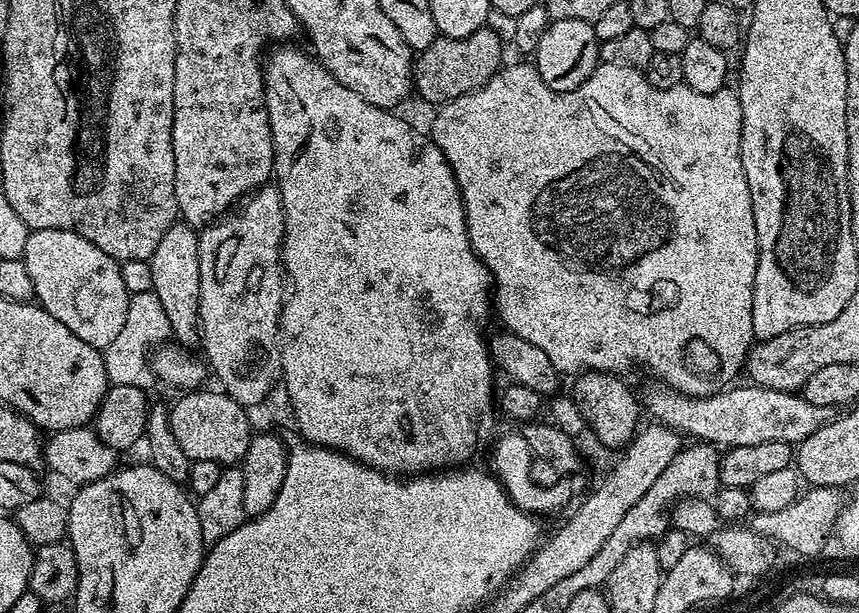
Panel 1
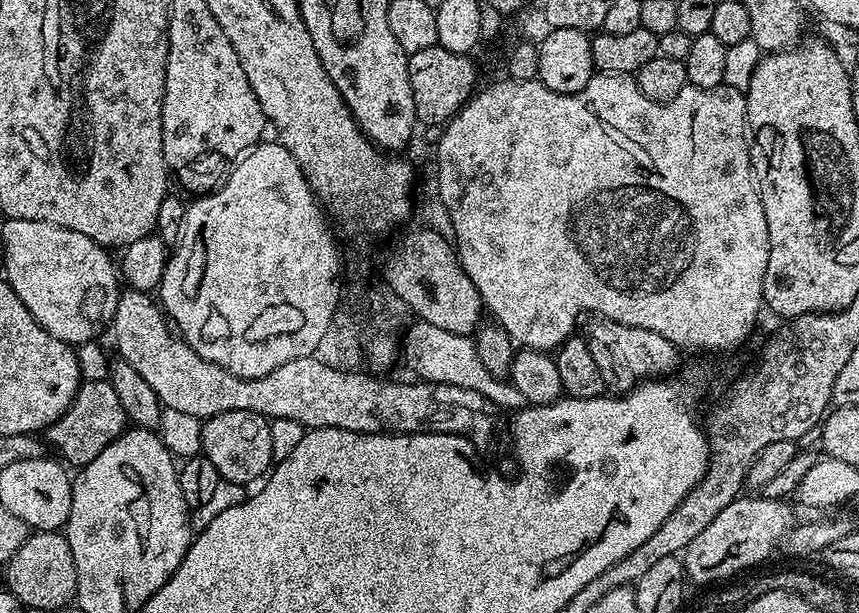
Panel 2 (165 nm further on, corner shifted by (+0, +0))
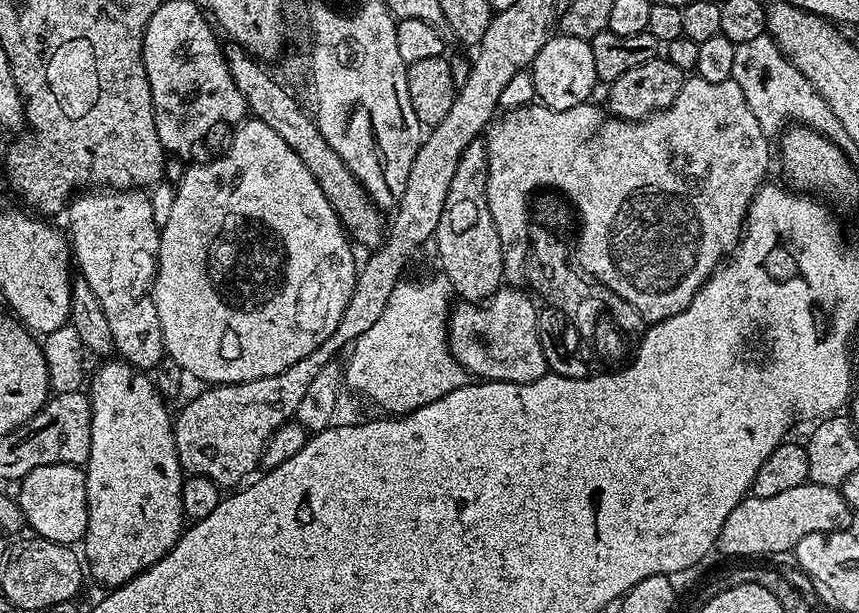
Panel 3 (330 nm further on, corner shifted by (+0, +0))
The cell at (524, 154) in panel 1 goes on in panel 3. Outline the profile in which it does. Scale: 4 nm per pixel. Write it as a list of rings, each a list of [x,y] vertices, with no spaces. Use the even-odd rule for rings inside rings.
[[[693,75],[691,78],[685,79],[682,90],[678,90],[678,98],[674,98],[674,102],[669,108],[655,112],[653,116],[648,116],[645,120],[622,120],[611,114],[606,115],[605,109],[601,105],[600,108],[596,102],[589,102],[574,106],[570,110],[554,110],[539,102],[533,102],[521,108],[507,109],[503,113],[504,117],[501,115],[499,118],[493,119],[487,129],[486,198],[490,206],[490,214],[494,218],[494,226],[498,226],[498,238],[502,238],[504,274],[512,282],[516,282],[519,276],[521,279],[525,275],[530,239],[530,223],[528,224],[530,201],[537,190],[555,190],[566,197],[567,203],[574,209],[575,215],[576,212],[580,215],[580,237],[576,240],[576,248],[574,244],[574,260],[579,271],[585,277],[595,278],[603,288],[609,288],[614,294],[618,294],[618,298],[626,298],[626,302],[630,302],[630,306],[634,306],[634,310],[638,310],[638,314],[642,314],[645,321],[665,320],[686,310],[686,306],[690,306],[693,294],[712,277],[713,270],[720,267],[725,257],[736,251],[736,245],[739,244],[740,237],[744,234],[744,219],[748,217],[750,202],[767,177],[764,175],[768,172],[770,137],[762,132],[758,119],[754,118],[753,111],[746,104],[741,87],[732,79],[711,84],[701,76]]]

